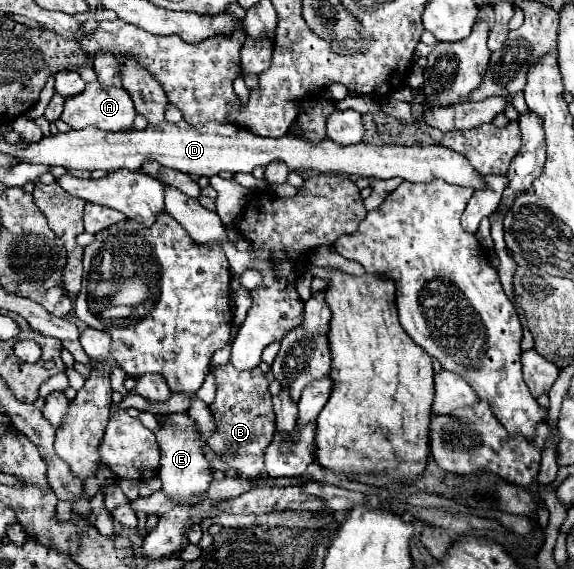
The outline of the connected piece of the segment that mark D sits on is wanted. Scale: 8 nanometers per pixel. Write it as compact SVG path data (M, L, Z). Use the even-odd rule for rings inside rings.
M163 121L159 125L149 125L143 131L137 129L121 129L117 133L101 131L101 129L81 129L69 133L57 133L55 137L43 137L39 143L29 143L27 149L19 151L17 157L25 163L43 163L43 165L61 165L65 169L103 169L107 173L117 169L139 171L145 161L157 161L165 167L189 173L189 175L205 175L213 177L221 171L231 173L251 173L259 165L269 165L271 161L283 161L291 171L315 169L319 173L347 173L361 175L371 179L391 179L401 177L411 183L427 183L431 179L443 179L455 185L467 185L473 189L483 189L483 179L479 173L471 169L471 163L441 145L431 147L397 147L397 145L365 145L357 143L351 147L333 145L333 141L321 141L317 145L293 137L291 133L279 139L257 137L245 129L239 129L233 123L201 123L189 125L187 121L169 123Z

